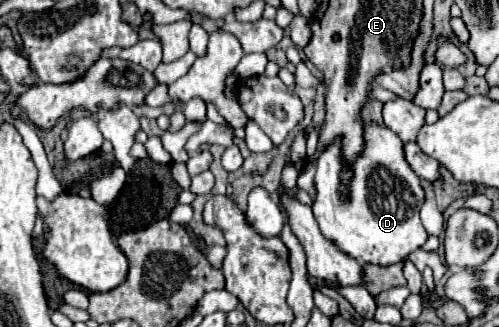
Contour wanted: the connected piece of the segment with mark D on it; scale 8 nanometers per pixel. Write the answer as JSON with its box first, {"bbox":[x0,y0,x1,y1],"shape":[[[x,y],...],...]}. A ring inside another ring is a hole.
{"bbox":[312,122,428,264],"shape":[[[364,122],[362,138],[364,150],[352,162],[346,162],[342,156],[340,136],[320,152],[316,160],[316,198],[312,202],[312,210],[322,234],[340,252],[360,260],[362,264],[398,264],[428,238],[418,216],[424,202],[424,190],[418,176],[412,172],[408,162],[404,162],[402,140],[396,132],[376,122]],[[344,170],[352,172],[346,184],[340,178]],[[342,186],[346,186],[346,194],[340,192]]]}

